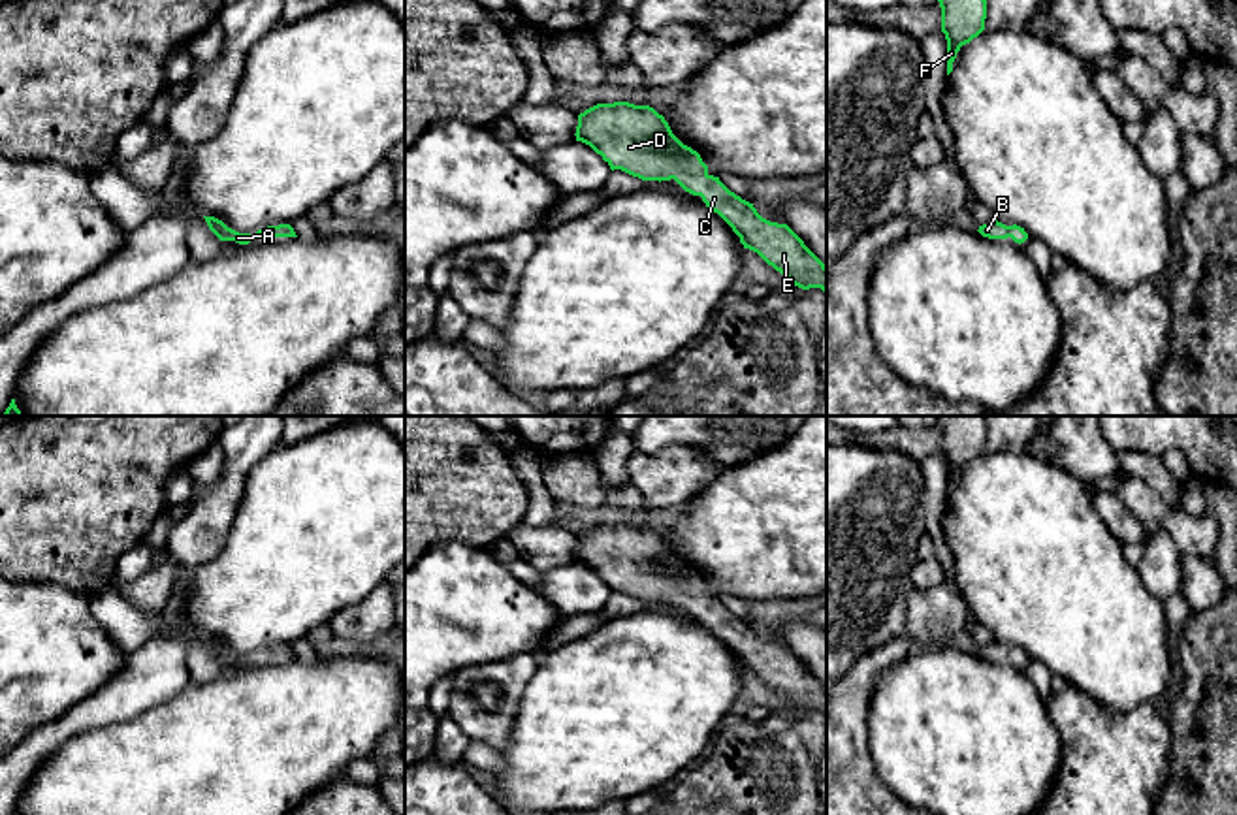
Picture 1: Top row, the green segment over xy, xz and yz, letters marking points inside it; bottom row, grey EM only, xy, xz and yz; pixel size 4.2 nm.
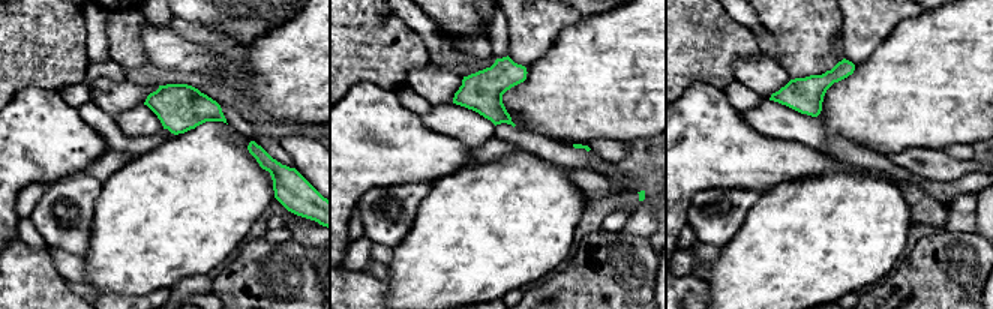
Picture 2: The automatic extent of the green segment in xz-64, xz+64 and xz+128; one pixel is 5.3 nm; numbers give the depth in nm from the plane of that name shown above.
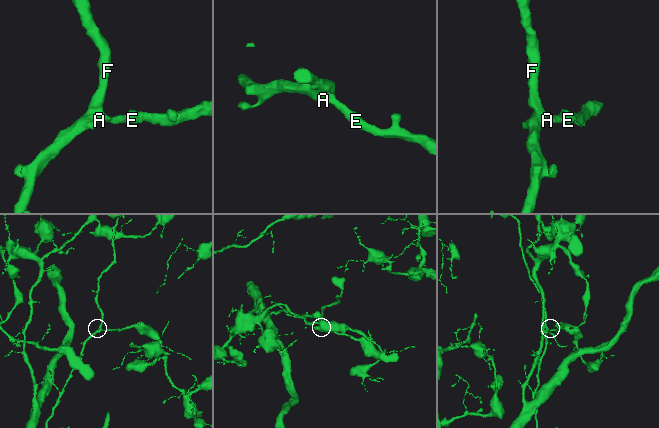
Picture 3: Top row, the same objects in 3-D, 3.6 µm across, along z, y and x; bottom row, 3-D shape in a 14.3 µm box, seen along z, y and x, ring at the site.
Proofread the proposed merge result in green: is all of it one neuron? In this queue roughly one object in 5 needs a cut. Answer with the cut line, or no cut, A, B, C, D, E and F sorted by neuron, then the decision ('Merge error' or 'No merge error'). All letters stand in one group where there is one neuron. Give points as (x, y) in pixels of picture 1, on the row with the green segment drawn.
No split. Groups: A B C D E F. No merge error

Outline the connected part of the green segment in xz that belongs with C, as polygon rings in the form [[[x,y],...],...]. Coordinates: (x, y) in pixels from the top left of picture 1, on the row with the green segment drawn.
[[[629,102],[597,104],[578,115],[576,141],[589,145],[610,169],[621,169],[642,181],[674,179],[685,192],[700,196],[706,207],[717,213],[740,237],[744,248],[757,252],[768,265],[787,277],[787,284],[802,290],[821,288],[827,294],[827,265],[787,226],[763,218],[753,203],[731,192],[719,177],[708,173],[700,154],[683,145],[663,115],[650,105]]]

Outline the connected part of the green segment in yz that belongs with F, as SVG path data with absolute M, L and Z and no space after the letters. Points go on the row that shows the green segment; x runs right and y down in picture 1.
M938 0L941 8L941 32L947 40L947 75L962 45L985 30L987 0Z

